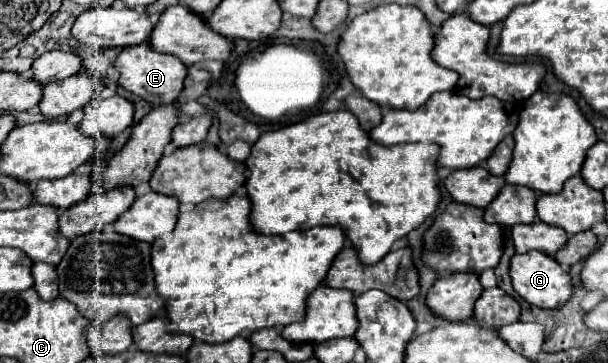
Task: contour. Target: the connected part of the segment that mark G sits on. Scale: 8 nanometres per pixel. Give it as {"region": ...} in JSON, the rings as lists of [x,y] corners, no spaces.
{"region":[[[530,250],[526,254],[514,254],[510,260],[510,278],[512,278],[512,288],[520,294],[520,298],[538,308],[556,308],[560,306],[560,302],[568,302],[572,294],[568,272],[560,268],[560,264],[556,264],[554,258],[540,254],[538,250]]]}

